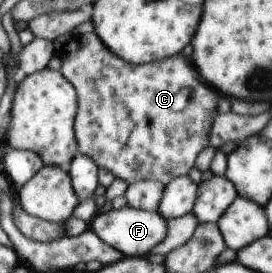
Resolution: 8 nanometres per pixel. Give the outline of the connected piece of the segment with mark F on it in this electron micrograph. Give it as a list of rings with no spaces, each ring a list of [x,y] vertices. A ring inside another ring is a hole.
[[[127,205],[118,210],[110,209],[108,212],[98,213],[89,227],[99,239],[124,256],[148,257],[150,251],[158,246],[158,243],[162,243],[162,239],[166,239],[168,220],[158,212],[139,210]]]

